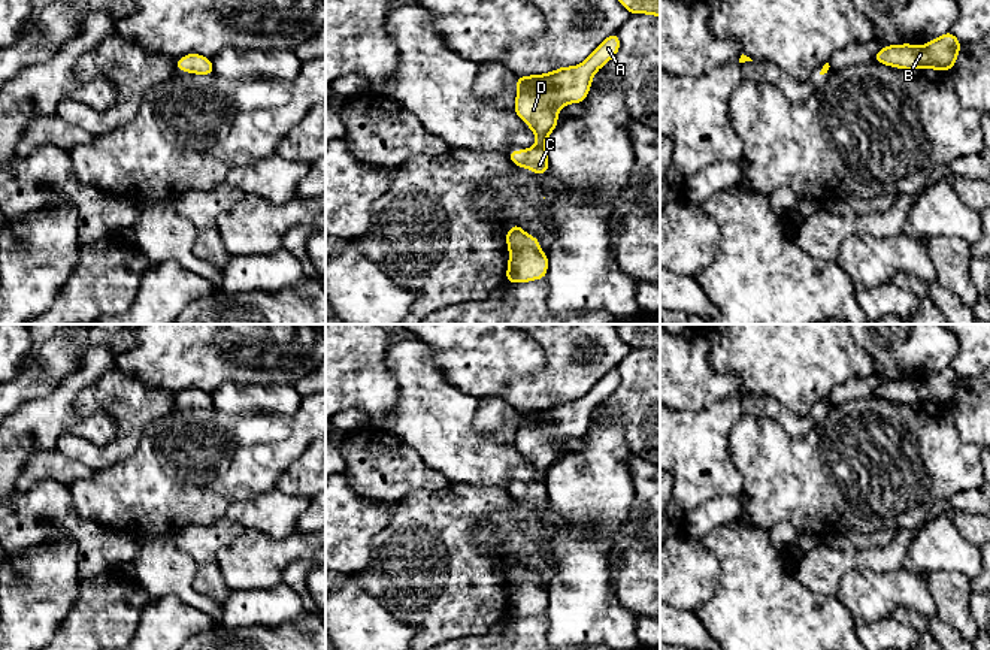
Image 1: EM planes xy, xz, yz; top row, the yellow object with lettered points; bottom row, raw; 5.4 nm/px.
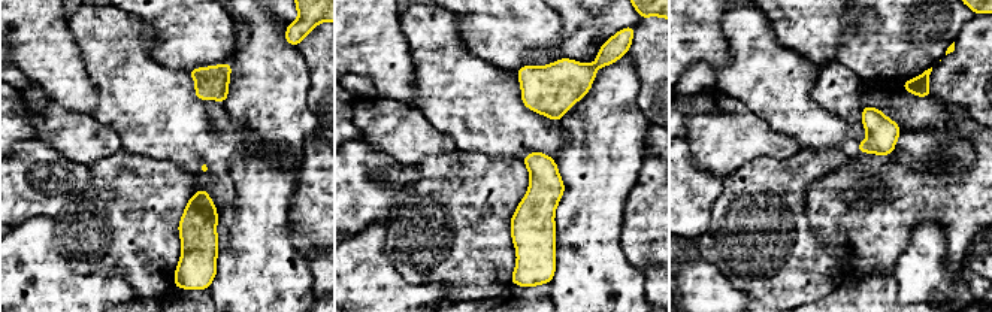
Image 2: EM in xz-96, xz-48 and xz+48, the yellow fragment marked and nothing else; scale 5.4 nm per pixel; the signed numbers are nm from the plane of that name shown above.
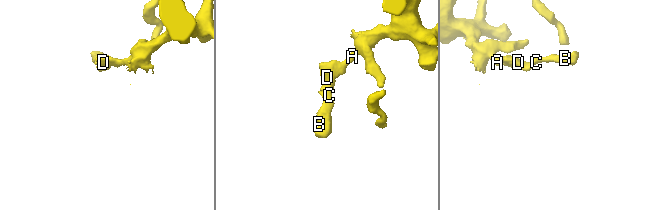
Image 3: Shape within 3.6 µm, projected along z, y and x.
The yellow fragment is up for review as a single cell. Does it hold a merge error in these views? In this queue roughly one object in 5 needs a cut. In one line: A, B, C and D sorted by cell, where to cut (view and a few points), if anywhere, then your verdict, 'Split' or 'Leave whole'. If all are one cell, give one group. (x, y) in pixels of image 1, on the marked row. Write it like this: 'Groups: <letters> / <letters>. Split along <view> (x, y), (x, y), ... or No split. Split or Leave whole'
Groups: A B C D. No split. Leave whole

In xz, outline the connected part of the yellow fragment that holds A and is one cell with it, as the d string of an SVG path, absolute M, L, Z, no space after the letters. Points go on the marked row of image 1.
M614 33L578 66L560 67L545 75L517 76L514 111L533 130L536 145L508 152L515 166L530 169L538 175L550 169L545 143L558 123L557 112L567 103L585 100L594 73L614 58L618 49L618 33Z

